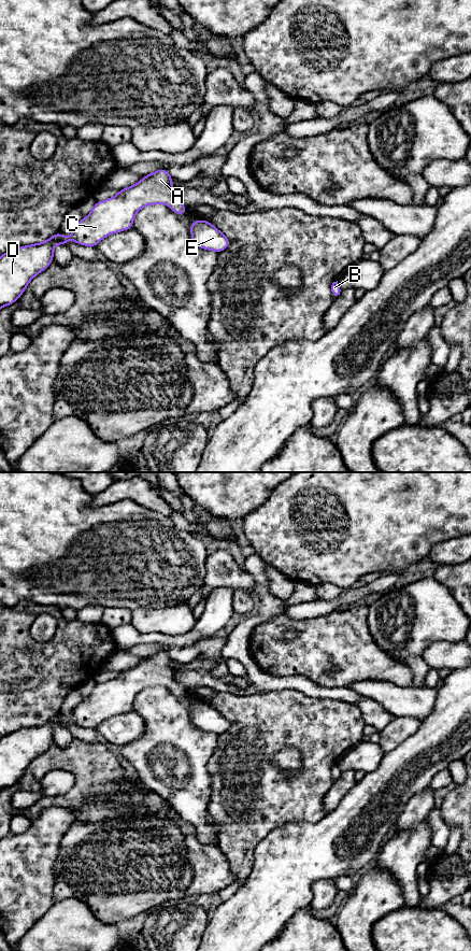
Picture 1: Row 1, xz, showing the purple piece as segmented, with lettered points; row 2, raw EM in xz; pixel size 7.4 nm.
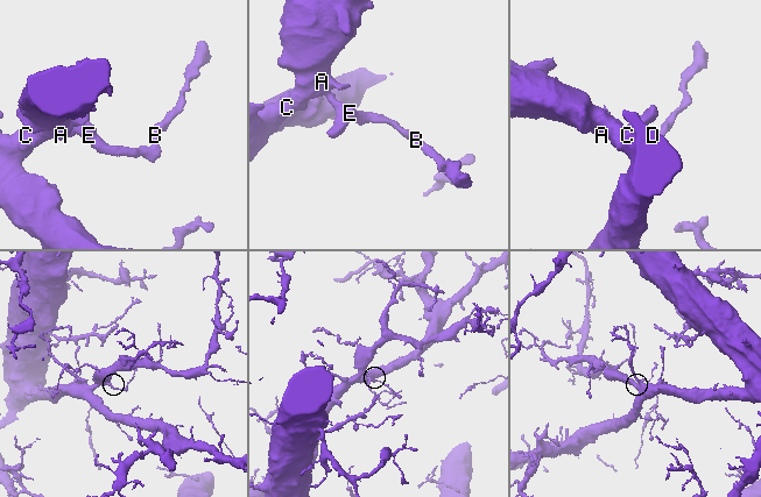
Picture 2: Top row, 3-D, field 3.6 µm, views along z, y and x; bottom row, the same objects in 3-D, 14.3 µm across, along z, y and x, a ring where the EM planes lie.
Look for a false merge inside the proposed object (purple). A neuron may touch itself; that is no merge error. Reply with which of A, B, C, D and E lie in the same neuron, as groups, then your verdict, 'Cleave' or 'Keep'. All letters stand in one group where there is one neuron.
Groups: A B C D E. Keep

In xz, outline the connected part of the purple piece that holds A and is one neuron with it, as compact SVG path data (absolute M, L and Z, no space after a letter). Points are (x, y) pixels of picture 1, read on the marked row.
M159 169L140 182L118 190L114 197L97 201L89 215L82 218L67 238L59 231L42 243L16 247L0 256L0 309L14 303L29 282L54 260L54 245L67 245L70 240L94 246L106 236L133 228L135 214L145 205L163 203L183 215L187 207L174 199L173 178Z

